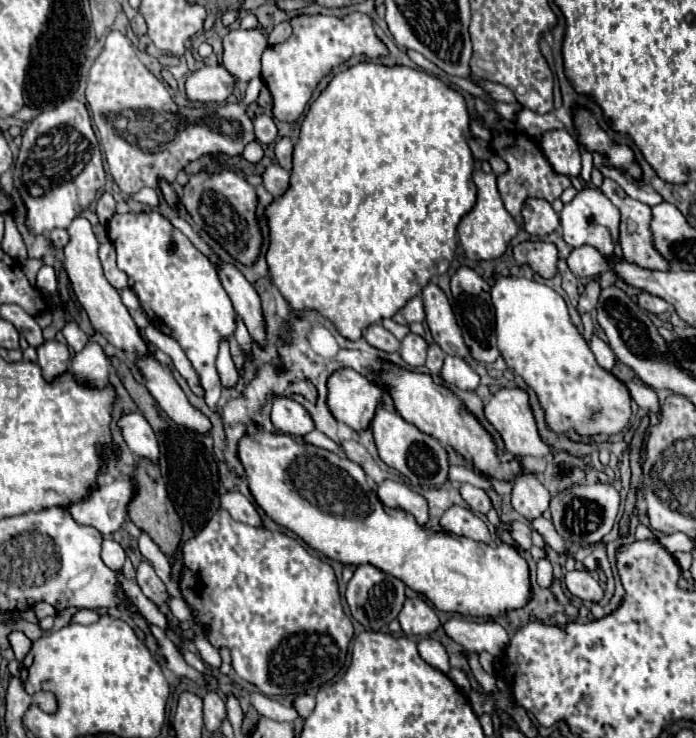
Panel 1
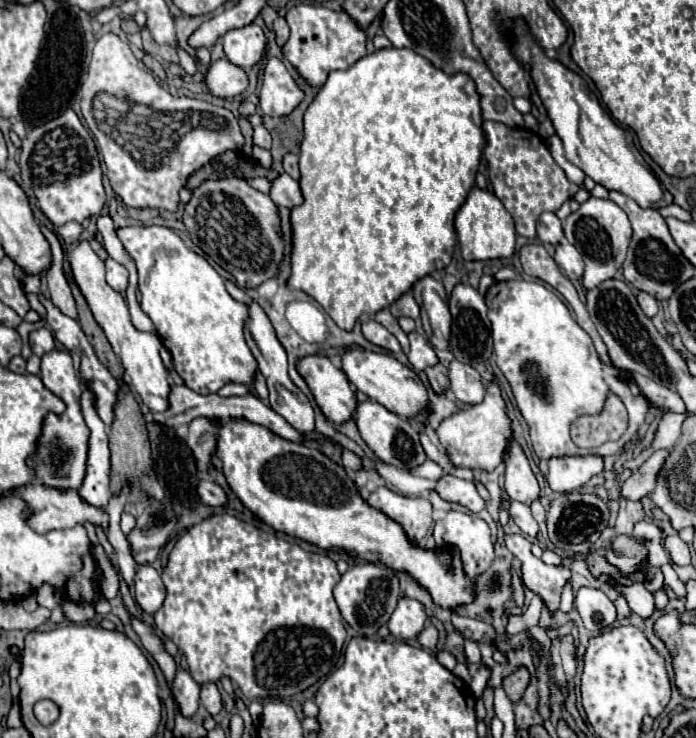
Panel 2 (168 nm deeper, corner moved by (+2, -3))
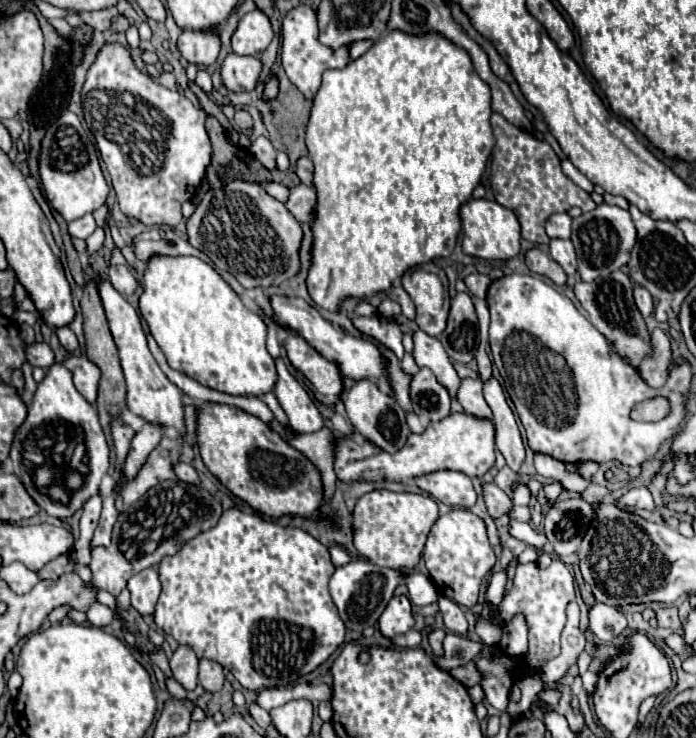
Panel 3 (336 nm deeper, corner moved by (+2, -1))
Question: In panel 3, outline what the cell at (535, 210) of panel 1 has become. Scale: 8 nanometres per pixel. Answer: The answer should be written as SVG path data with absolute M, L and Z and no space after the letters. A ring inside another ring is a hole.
M553 214L549 216L545 230L549 238L569 238L571 236L571 216L569 214Z

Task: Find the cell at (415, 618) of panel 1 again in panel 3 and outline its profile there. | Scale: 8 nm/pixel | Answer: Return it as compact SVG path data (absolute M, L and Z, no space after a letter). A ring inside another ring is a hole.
M393 596L387 604L387 608L383 610L381 618L377 620L379 632L385 638L393 638L397 634L403 634L407 630L411 630L415 624L413 614L411 614L411 602L407 596Z

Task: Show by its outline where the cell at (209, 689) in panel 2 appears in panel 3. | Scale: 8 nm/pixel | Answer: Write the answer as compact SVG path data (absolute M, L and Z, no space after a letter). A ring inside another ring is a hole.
M199 660L199 682L205 690L209 692L219 692L223 688L225 676L223 676L223 666L213 662L213 660Z

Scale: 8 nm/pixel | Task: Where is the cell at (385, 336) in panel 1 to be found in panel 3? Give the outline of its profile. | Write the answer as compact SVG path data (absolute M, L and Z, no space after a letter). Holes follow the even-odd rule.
M375 314L375 316L355 316L353 318L353 326L363 332L365 336L369 338L375 338L377 342L381 342L385 348L389 348L391 352L395 352L395 356L401 360L405 350L403 350L403 344L401 344L401 328L397 326L395 320L387 320L383 318L381 314Z

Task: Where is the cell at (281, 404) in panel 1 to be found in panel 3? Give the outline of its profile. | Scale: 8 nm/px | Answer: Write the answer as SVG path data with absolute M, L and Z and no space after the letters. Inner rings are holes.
M277 358L275 364L279 374L279 380L275 384L275 396L281 408L285 410L291 426L301 434L311 434L321 430L325 426L323 416L319 408L313 404L307 390L289 374L283 358Z

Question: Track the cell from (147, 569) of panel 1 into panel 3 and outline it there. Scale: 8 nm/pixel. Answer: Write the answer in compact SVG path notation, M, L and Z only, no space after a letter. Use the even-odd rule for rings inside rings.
M147 568L139 574L135 574L133 578L129 578L127 582L127 590L131 592L131 606L141 614L153 614L159 592L161 592L161 582L159 582L159 574L153 568Z

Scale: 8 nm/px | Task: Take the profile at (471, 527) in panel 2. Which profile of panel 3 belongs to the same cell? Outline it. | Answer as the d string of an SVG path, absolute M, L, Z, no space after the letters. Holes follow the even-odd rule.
M455 508L439 516L427 536L425 550L423 550L423 562L429 570L431 580L435 582L435 586L439 588L443 596L451 598L453 602L465 608L473 608L477 604L485 576L495 566L495 554L487 540L485 522L473 512L461 510L461 508Z

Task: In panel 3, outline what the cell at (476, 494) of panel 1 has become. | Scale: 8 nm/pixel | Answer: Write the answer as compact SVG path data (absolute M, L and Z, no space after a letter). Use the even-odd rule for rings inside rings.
M431 472L427 476L415 478L415 484L447 506L471 508L477 500L477 492L471 484L471 478L463 472Z

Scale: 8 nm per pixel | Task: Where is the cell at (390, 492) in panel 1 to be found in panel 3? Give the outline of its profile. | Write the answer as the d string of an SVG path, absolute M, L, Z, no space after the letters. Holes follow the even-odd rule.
M373 490L361 496L353 510L353 544L357 552L385 568L413 570L419 560L431 526L437 520L437 502L425 494L395 494L389 490Z

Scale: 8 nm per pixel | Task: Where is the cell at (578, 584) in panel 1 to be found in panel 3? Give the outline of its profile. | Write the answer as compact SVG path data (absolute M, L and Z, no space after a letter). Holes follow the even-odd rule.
M595 604L589 610L589 628L599 640L611 642L623 634L623 630L627 628L627 620L617 608L607 604Z

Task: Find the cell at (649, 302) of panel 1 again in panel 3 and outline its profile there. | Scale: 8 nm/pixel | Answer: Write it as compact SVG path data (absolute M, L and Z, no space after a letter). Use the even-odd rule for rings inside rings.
M635 286L633 296L635 296L635 304L637 304L641 316L647 318L647 316L653 312L653 298L651 298L649 290L645 290L643 286Z

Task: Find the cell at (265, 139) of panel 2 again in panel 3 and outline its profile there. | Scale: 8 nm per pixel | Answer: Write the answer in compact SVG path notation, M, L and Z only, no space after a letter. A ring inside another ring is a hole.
M257 138L253 144L251 144L251 154L255 156L257 162L261 162L263 168L267 170L275 170L277 164L275 164L275 154L277 150L273 148L273 144L267 140L267 138Z

